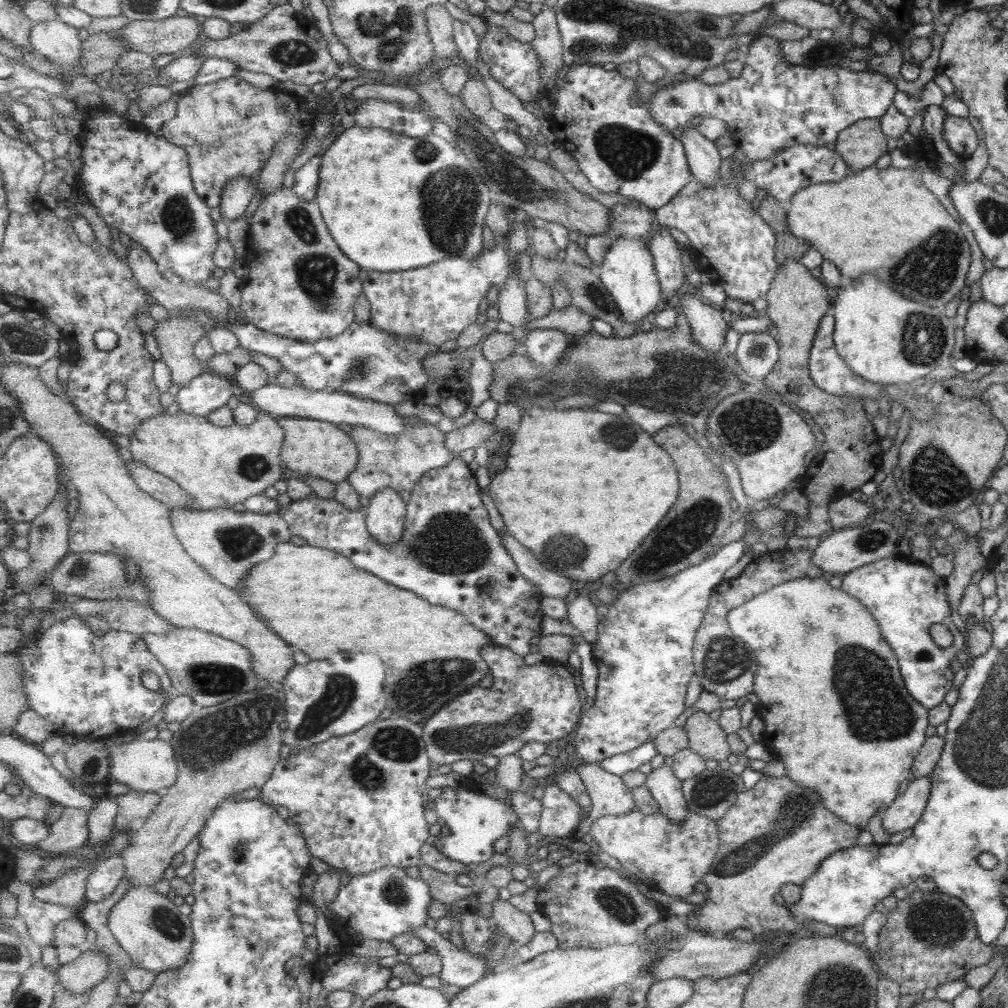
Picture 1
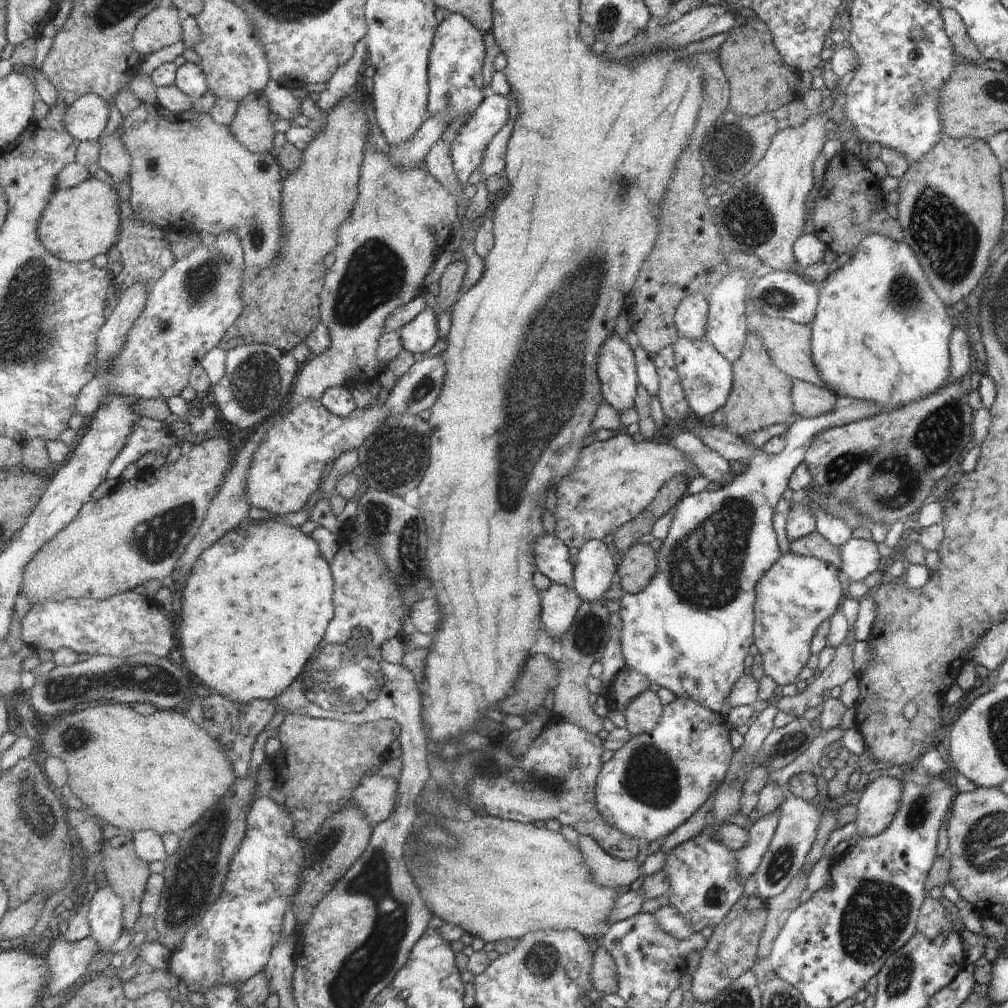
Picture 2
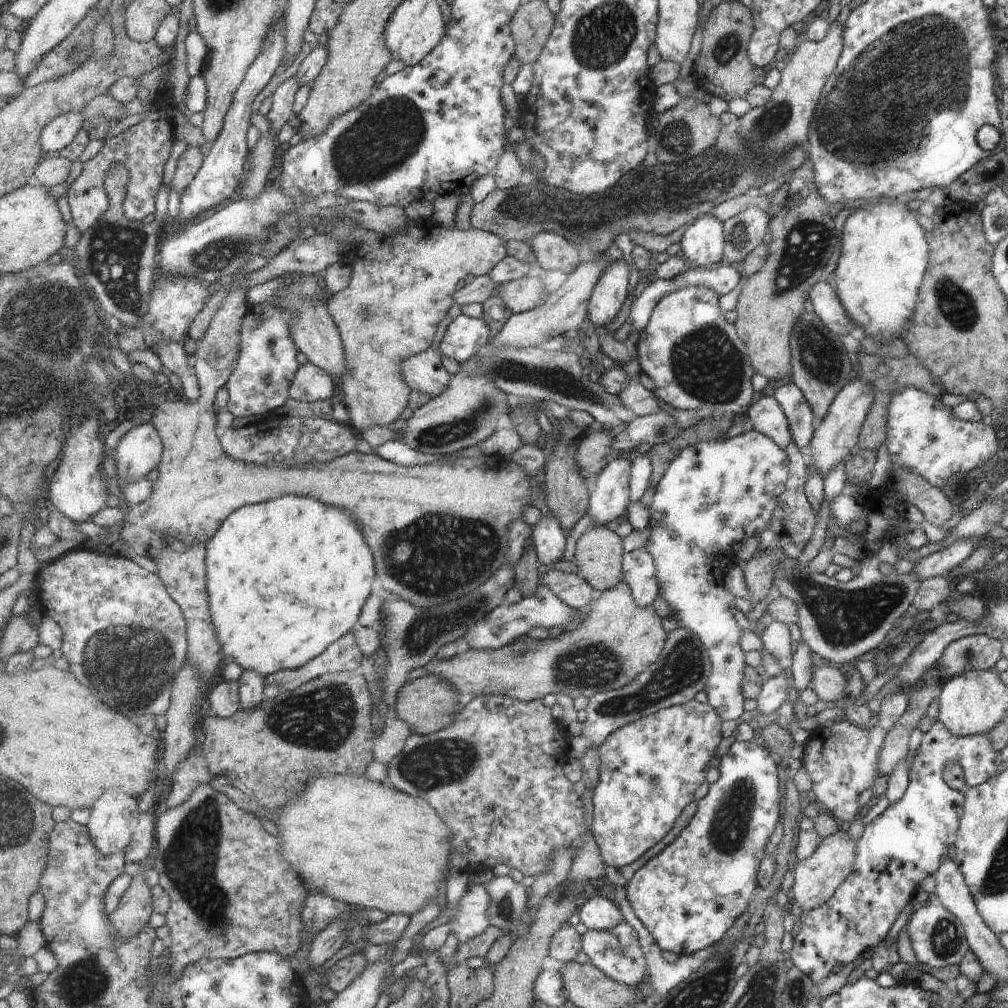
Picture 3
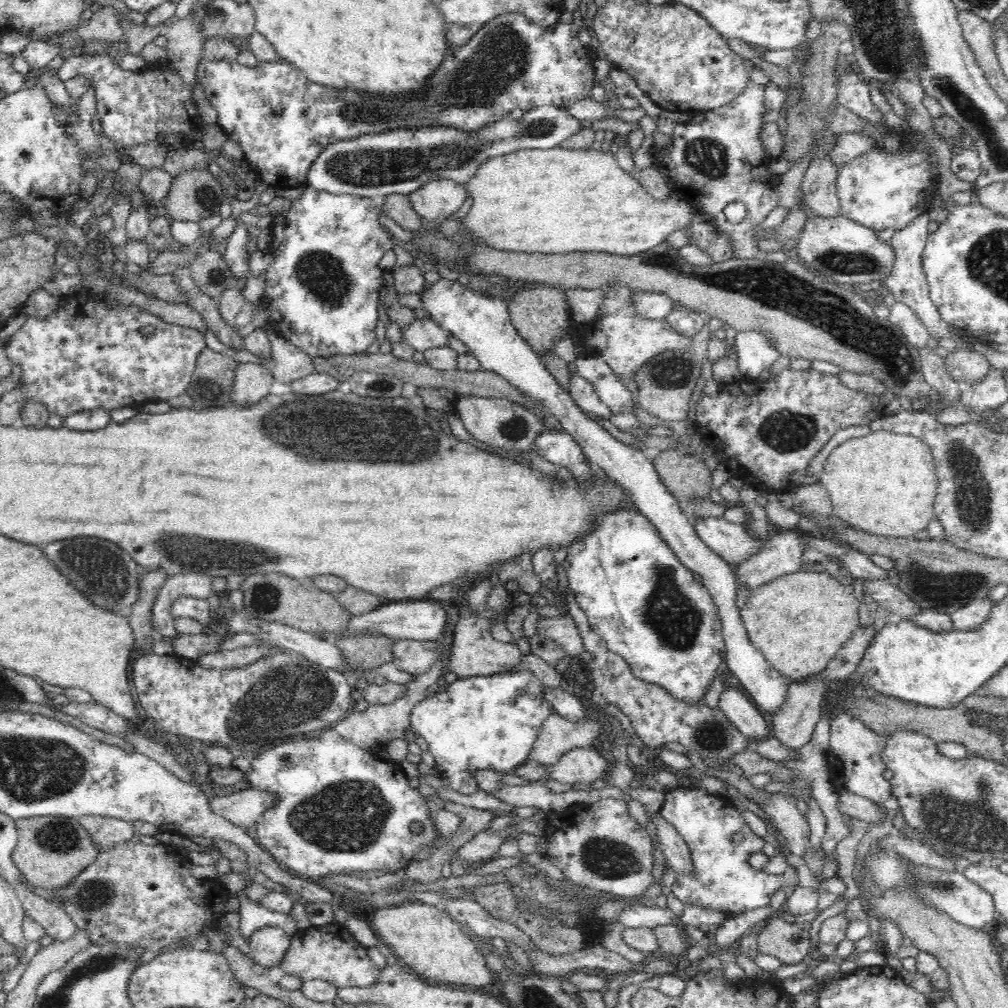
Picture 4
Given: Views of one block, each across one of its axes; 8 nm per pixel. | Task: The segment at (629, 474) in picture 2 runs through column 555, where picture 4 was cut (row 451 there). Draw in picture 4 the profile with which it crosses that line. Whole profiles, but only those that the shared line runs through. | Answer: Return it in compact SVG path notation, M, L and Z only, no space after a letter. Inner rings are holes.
M458 395L455 412L461 416L468 433L480 443L494 449L533 451L533 442L545 430L545 424L530 409L504 397L480 397L477 395Z

